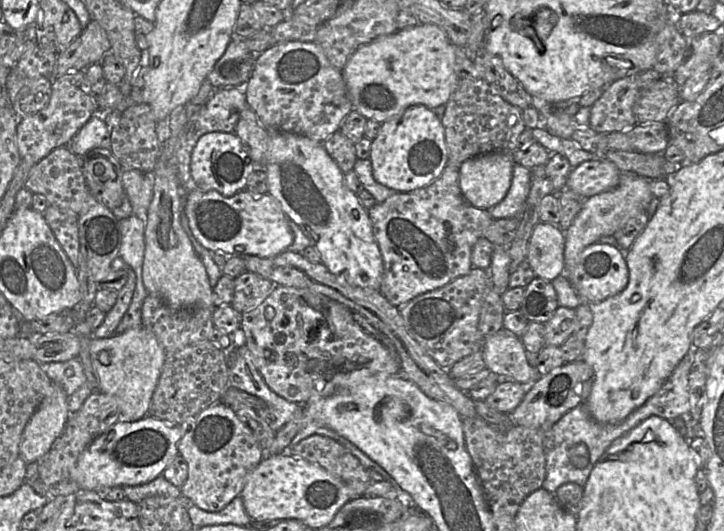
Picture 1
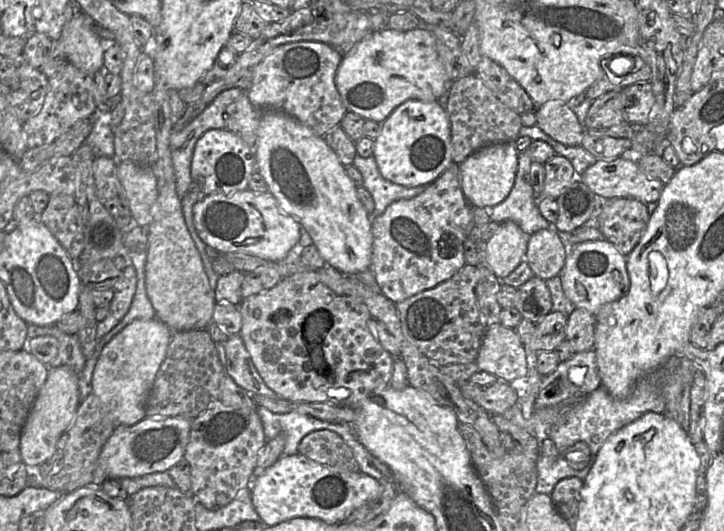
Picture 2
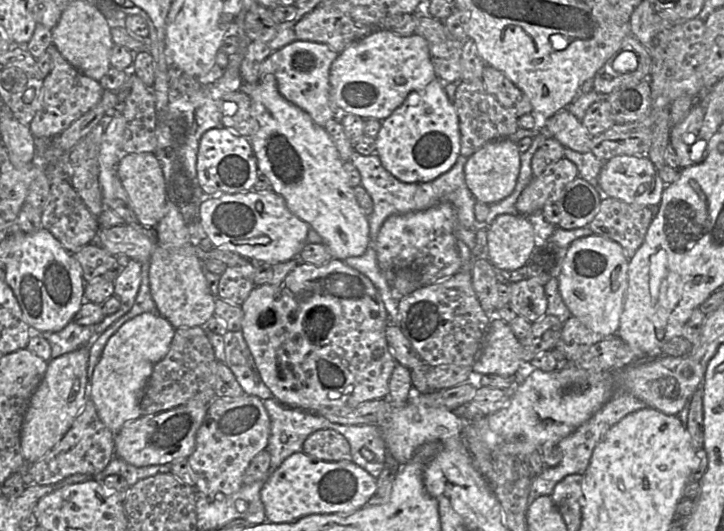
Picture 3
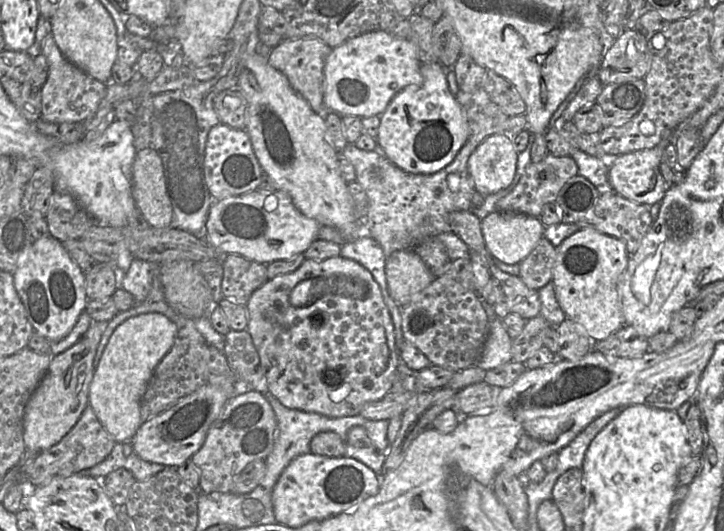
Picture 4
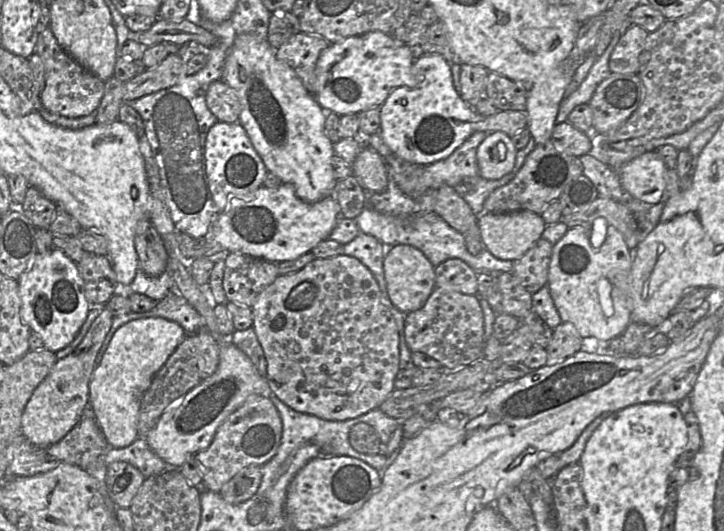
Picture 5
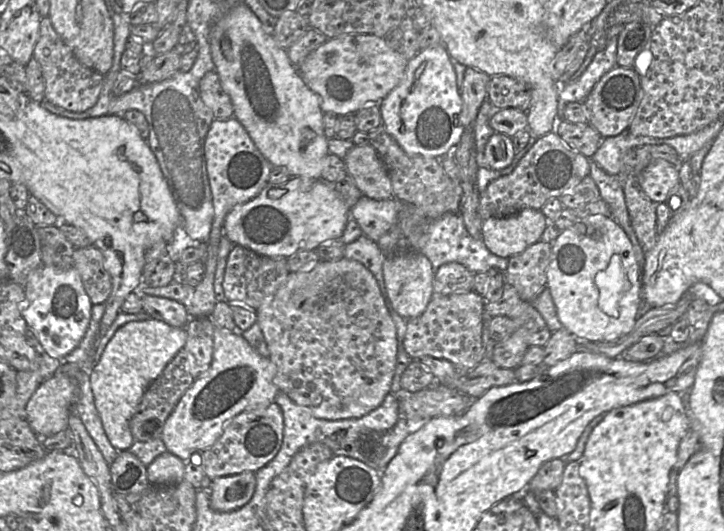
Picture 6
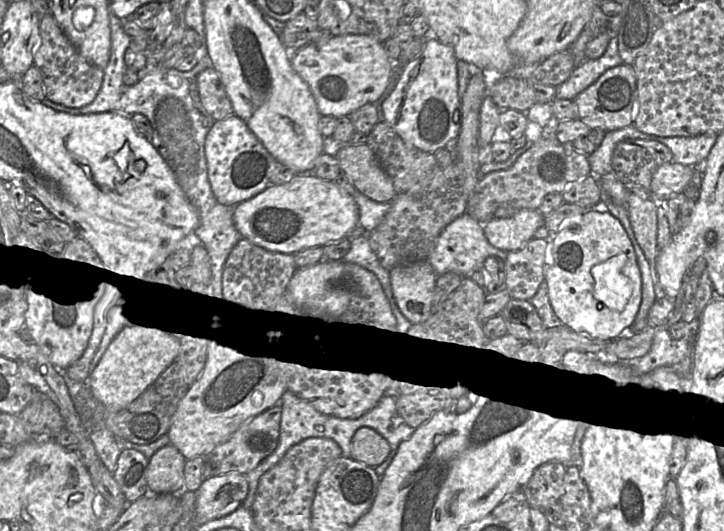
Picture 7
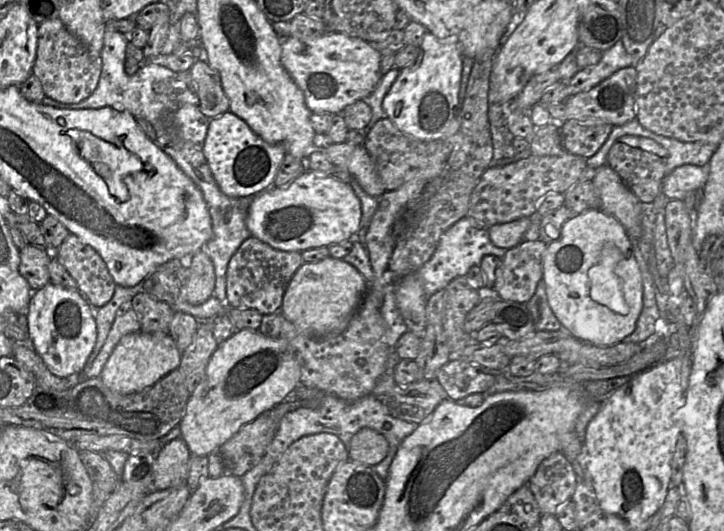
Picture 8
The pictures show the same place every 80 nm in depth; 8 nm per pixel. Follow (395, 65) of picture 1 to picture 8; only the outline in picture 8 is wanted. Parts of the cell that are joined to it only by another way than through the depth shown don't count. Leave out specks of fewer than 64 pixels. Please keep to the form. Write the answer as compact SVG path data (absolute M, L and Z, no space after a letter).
M341 32L299 39L281 37L281 61L303 91L307 107L314 113L339 114L345 107L368 97L379 84L382 54L372 45Z

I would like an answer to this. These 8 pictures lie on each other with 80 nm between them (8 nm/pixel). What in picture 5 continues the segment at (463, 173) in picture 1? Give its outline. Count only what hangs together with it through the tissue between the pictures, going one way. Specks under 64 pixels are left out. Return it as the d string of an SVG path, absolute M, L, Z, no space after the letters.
M491 132L479 145L476 158L479 176L488 180L497 180L513 169L516 148L507 134Z

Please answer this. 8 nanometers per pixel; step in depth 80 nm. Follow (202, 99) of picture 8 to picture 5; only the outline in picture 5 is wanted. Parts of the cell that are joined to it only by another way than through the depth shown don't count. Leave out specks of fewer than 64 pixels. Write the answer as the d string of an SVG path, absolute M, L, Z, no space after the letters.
M224 80L213 81L206 91L206 104L218 121L236 123L239 121L241 105L234 90Z

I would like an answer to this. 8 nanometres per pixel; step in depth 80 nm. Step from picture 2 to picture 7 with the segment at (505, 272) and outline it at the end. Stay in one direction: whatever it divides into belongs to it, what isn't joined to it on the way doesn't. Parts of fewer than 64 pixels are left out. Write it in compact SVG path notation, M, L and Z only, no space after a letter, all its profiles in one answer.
M521 209L512 217L493 219L483 228L493 247L513 252L533 239L536 230L542 225L544 216L538 210Z

